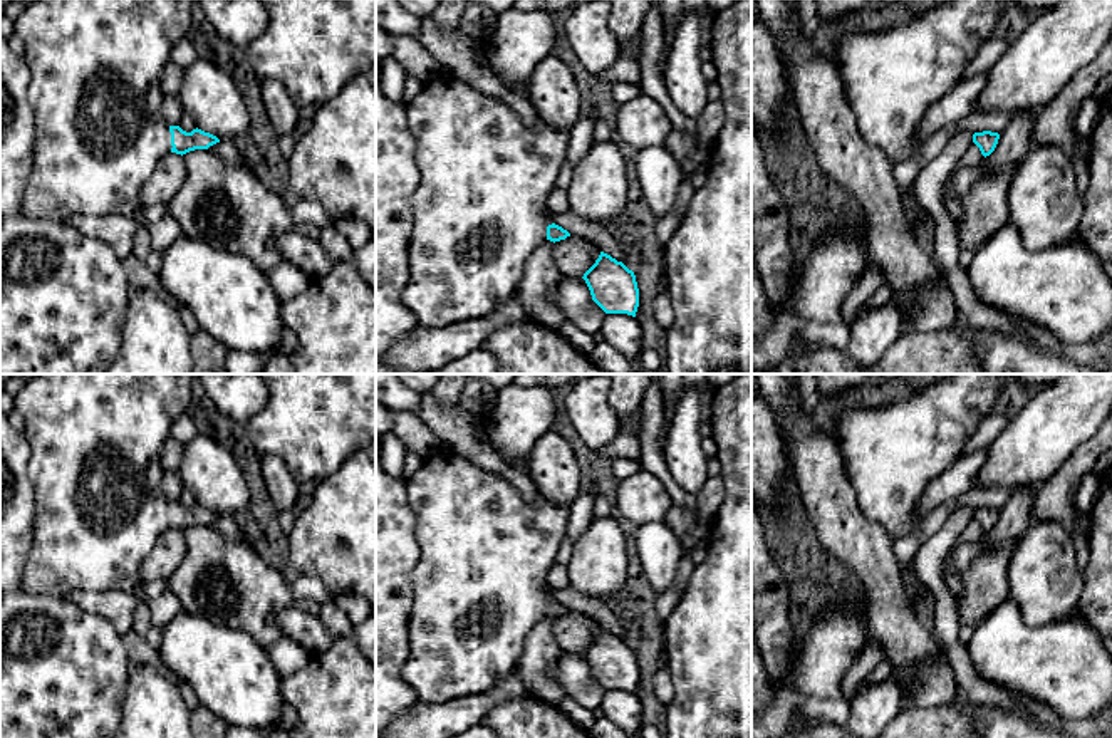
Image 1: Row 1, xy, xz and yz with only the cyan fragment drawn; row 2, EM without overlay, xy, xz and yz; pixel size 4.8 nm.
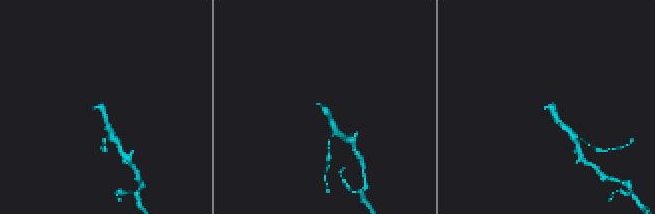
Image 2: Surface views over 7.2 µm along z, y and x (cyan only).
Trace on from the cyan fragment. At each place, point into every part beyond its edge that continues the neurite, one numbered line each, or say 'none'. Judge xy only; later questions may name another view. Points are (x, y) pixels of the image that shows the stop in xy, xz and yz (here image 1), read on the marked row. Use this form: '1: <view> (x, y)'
1: xy (94, 89)

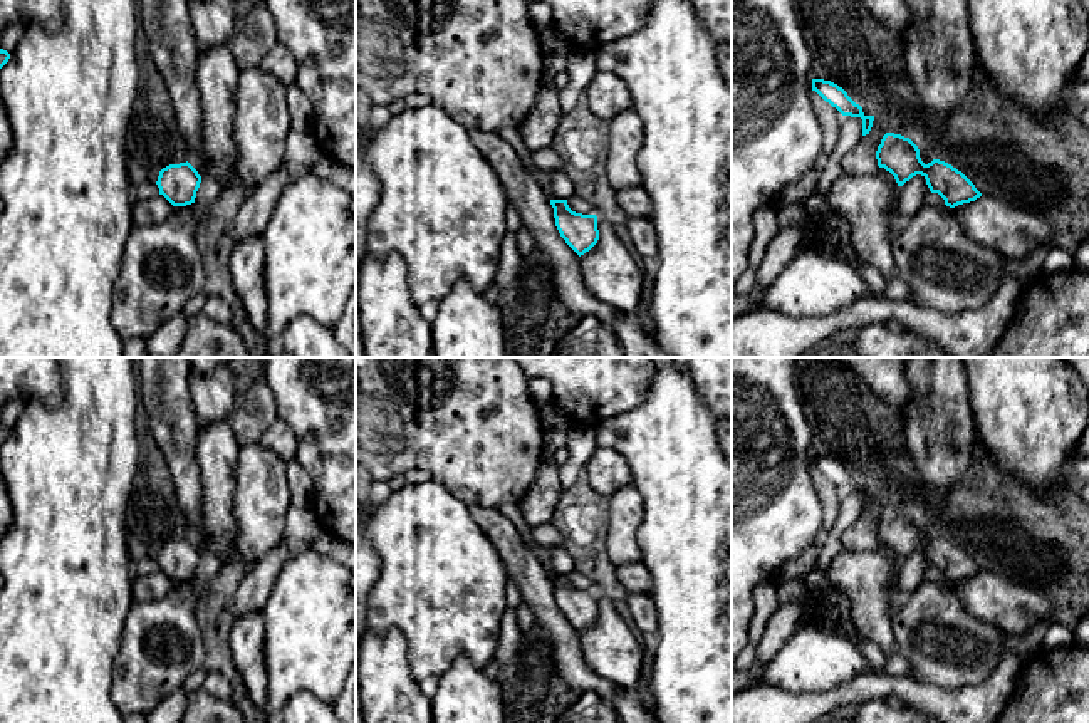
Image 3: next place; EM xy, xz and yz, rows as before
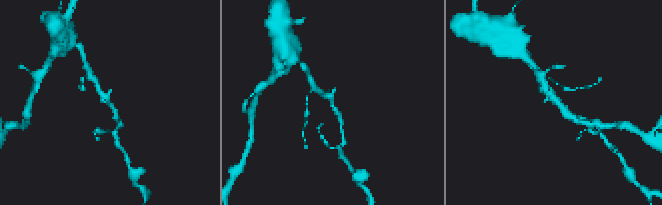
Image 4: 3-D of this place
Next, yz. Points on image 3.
none

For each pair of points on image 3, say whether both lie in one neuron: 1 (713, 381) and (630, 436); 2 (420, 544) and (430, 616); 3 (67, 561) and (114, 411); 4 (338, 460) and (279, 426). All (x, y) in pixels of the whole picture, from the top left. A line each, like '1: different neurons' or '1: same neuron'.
1: different neurons
2: same neuron
3: same neuron
4: different neurons

